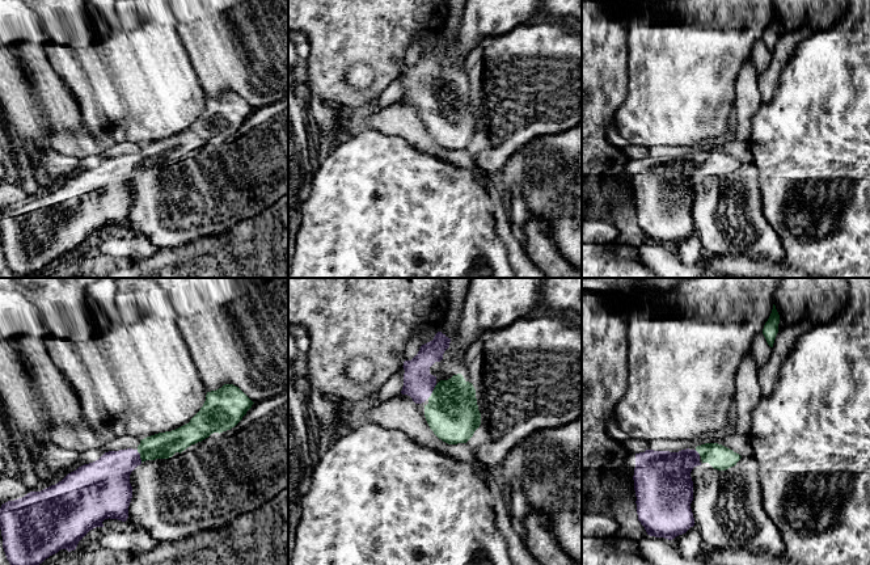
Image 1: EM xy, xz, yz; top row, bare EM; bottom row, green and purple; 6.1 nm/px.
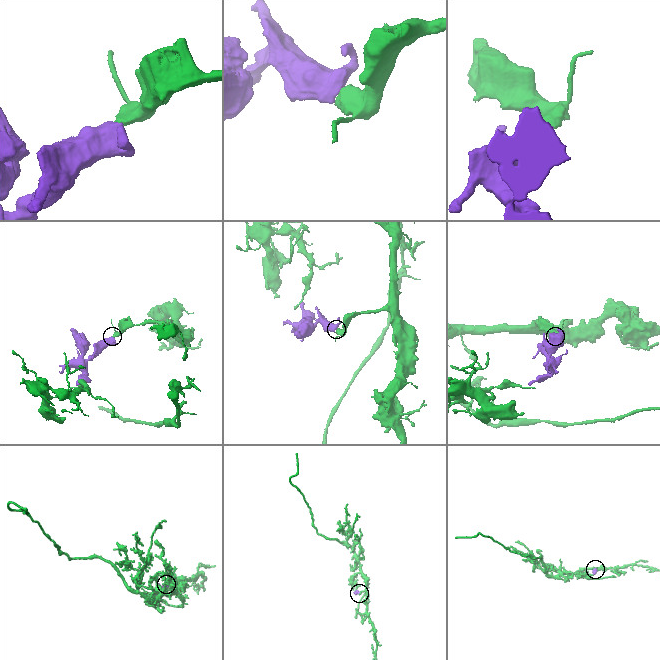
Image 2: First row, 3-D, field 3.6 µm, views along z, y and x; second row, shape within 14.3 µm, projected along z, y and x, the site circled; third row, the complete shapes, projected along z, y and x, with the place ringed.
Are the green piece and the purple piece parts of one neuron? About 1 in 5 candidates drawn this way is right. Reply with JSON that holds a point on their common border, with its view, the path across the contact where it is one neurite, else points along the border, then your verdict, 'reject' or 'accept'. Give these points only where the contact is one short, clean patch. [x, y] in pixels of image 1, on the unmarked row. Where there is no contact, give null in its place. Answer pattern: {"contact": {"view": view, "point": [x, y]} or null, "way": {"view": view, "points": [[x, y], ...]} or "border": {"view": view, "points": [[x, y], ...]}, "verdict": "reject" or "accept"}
{"contact": {"view": "xz", "point": [433, 97]}, "way": {"view": "xz", "points": [[452, 119], [433, 97], [418, 89]]}, "verdict": "accept"}

